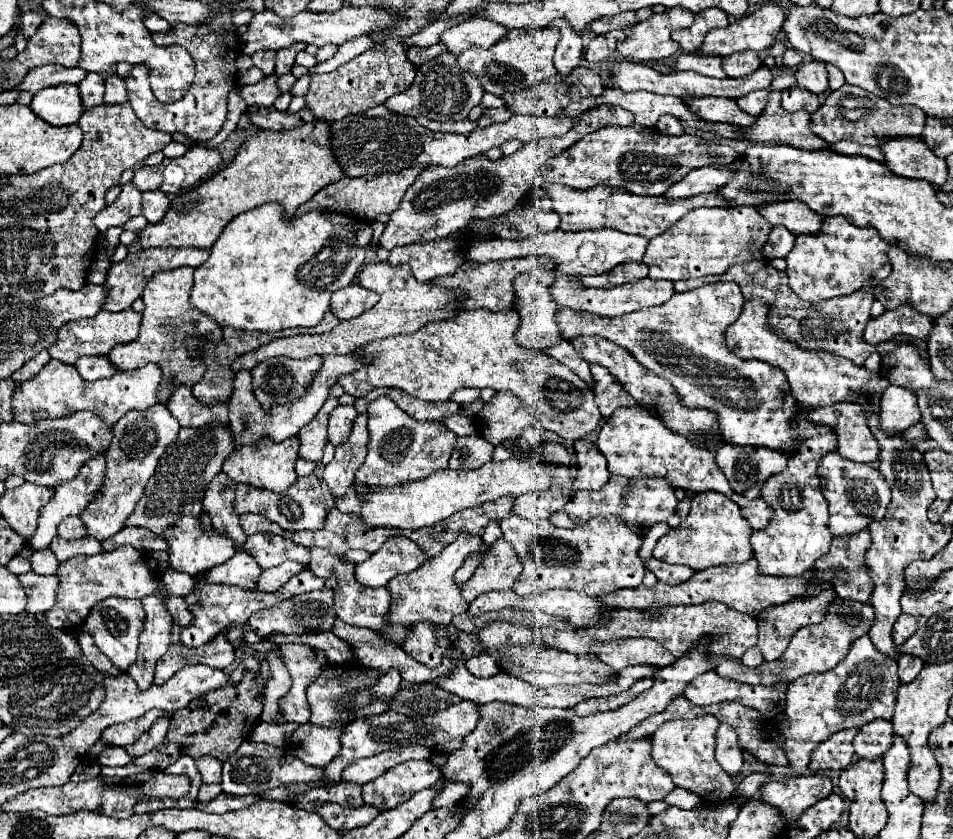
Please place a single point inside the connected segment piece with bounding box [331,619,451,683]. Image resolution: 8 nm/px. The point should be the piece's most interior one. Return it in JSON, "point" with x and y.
{"point":[371,650]}

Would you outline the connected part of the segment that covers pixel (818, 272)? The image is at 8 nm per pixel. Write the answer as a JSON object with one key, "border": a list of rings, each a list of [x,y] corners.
{"border":[[[841,215],[823,217],[821,229],[813,235],[797,235],[793,249],[785,257],[789,287],[809,303],[819,303],[839,295],[851,295],[861,287],[875,287],[891,273],[887,251],[887,243],[883,243],[875,231],[861,229]]]}

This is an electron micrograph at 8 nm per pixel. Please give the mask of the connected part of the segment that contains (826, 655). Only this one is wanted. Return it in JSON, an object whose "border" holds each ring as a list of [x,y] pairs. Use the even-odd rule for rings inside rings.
{"border":[[[835,599],[835,603],[831,603],[823,623],[817,625],[809,625],[809,627],[801,627],[793,639],[791,645],[787,647],[787,651],[799,651],[799,655],[787,655],[783,653],[779,659],[775,661],[765,661],[759,667],[745,667],[741,661],[735,659],[723,659],[719,663],[719,667],[715,669],[721,677],[725,679],[733,679],[739,683],[747,683],[747,685],[789,685],[793,683],[797,677],[807,675],[807,673],[823,673],[829,671],[831,667],[835,667],[841,659],[845,659],[845,655],[849,653],[849,647],[853,645],[855,639],[863,637],[869,633],[871,625],[873,625],[873,617],[869,617],[871,607],[863,607],[863,603],[851,603],[845,599]],[[835,651],[839,651],[839,655],[835,655]]]}

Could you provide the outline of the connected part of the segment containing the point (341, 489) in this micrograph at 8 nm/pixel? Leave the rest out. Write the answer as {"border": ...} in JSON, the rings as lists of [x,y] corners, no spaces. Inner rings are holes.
{"border":[[[359,415],[353,423],[347,443],[335,449],[335,459],[329,465],[325,465],[323,471],[323,479],[329,485],[329,491],[335,499],[343,497],[345,491],[353,485],[353,475],[359,469],[359,465],[363,465],[367,455],[367,441],[367,417]]]}

